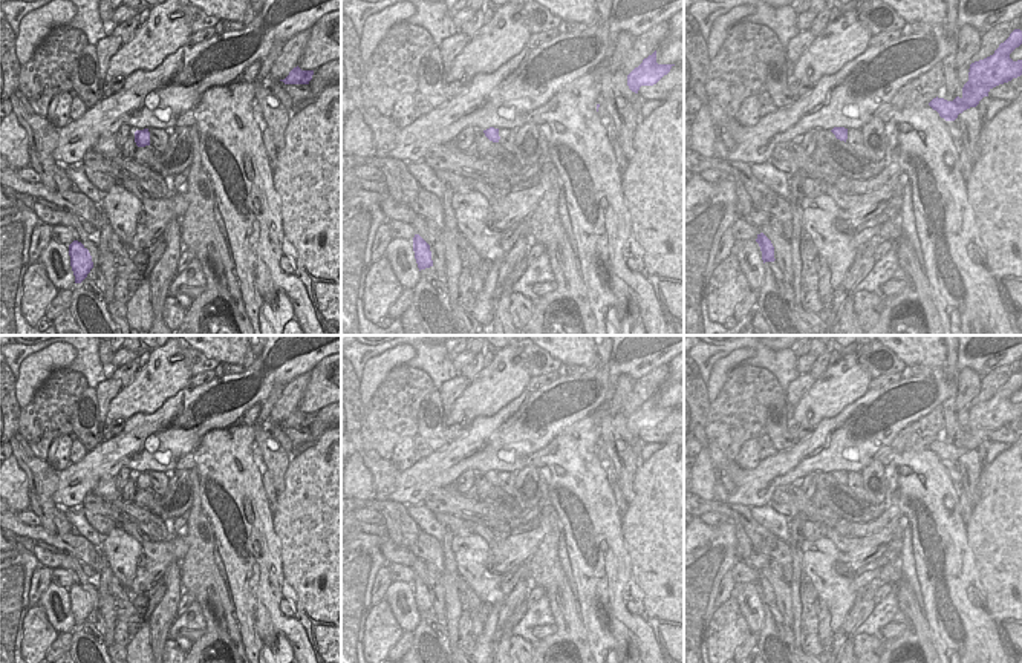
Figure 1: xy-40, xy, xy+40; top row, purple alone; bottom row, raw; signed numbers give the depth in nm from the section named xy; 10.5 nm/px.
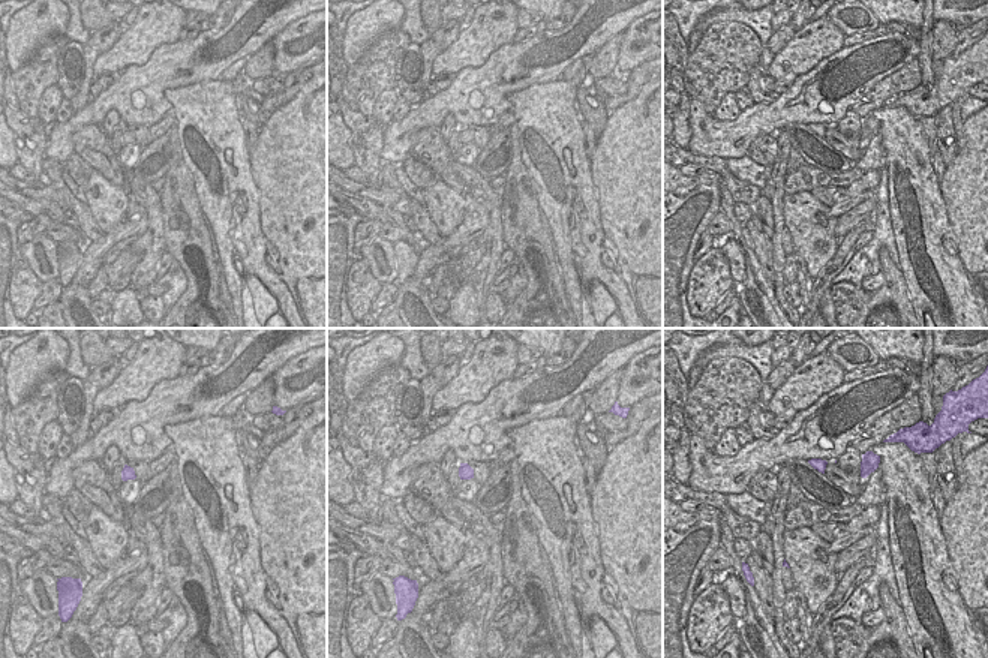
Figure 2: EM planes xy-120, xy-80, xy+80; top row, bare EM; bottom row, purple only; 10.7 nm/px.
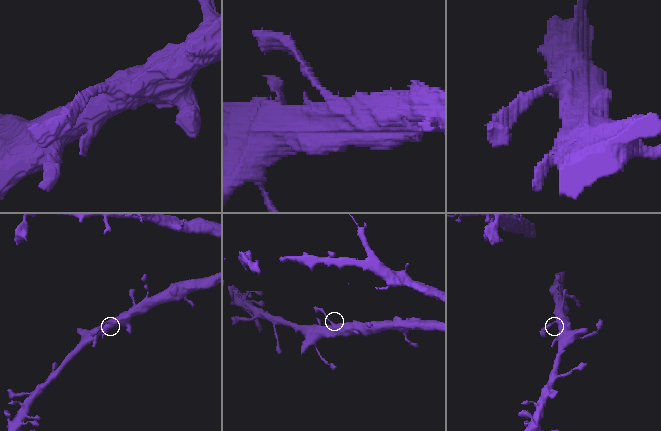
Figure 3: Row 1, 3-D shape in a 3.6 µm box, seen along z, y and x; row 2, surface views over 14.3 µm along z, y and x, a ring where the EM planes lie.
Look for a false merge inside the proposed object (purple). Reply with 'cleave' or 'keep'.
keep

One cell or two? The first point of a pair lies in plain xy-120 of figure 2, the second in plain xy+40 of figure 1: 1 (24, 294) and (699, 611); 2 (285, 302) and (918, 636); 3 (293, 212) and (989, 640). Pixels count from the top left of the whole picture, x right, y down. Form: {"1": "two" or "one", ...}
{"1": "two", "2": "two", "3": "two"}

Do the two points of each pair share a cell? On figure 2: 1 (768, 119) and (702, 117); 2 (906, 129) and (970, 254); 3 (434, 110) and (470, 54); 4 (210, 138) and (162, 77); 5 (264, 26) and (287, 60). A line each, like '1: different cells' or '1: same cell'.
1: same cell
2: different cells
3: different cells
4: different cells
5: different cells

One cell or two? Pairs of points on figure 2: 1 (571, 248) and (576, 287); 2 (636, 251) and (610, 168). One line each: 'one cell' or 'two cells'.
1: one cell
2: one cell

